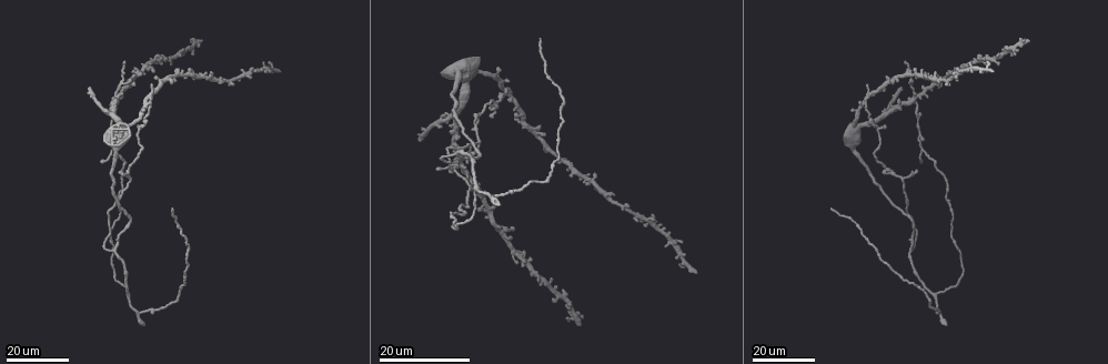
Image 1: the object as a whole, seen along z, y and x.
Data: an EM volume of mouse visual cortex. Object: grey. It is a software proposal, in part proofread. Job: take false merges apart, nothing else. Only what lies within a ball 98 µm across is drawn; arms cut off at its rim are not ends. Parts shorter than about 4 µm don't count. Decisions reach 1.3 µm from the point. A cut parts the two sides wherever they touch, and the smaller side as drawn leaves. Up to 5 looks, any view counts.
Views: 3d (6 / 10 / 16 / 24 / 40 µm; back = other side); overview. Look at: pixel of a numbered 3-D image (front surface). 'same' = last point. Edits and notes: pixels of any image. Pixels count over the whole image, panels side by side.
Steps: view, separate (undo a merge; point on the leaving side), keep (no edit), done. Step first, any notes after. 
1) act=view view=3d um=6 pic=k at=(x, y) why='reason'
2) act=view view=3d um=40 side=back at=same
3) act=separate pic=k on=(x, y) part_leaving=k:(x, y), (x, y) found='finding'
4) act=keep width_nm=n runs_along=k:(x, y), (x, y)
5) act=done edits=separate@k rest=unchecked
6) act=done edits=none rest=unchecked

act=view view=3d um=24 pic=1 at=(454, 158) why='side arm on a straight run'

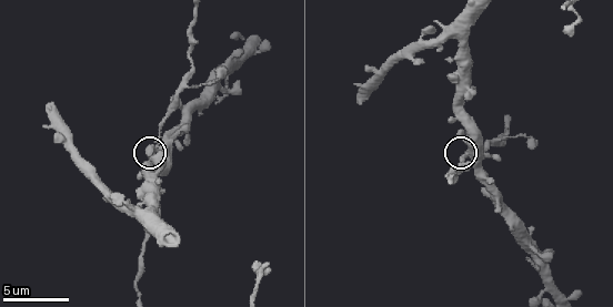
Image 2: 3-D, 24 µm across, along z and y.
act=view view=3d um=6 pic=2 at=(466, 157) why='closer look'

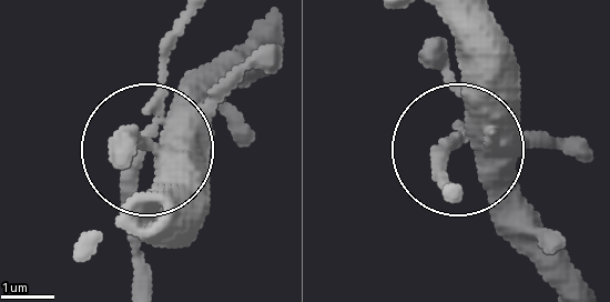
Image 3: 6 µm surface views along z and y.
act=keep found='continuous, no second neuron'

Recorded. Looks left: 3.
act=view view=3d um=24 pic=1 at=(922, 151) why='branch point'

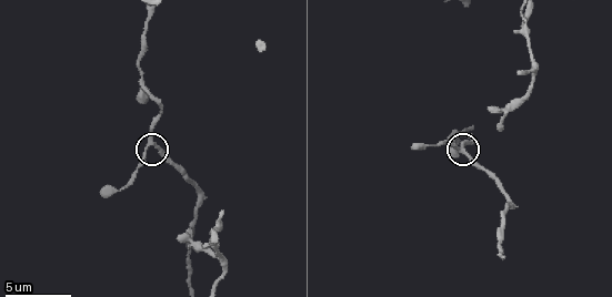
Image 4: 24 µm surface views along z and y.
act=view view=3d um=10 pic=4 at=(461, 148)

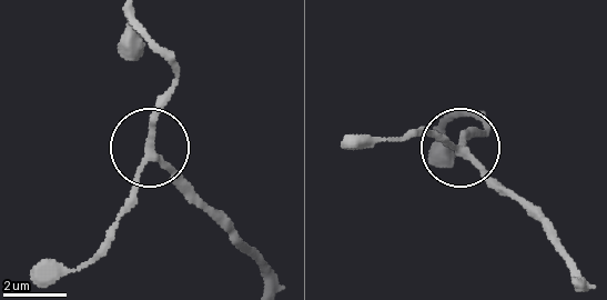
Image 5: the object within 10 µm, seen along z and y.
act=keep width_nm=200 runs_along=5:(442, 129), (461, 113), (482, 127), (458, 144), (430, 132) found='continuous, no second neuron'

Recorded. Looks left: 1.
act=view view=3d um=6 pic=4 at=(222, 262) why='three arms meet'

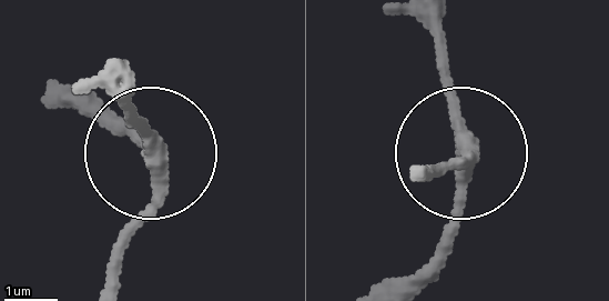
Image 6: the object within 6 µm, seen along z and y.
act=keep arms=3 found='one neuron here'

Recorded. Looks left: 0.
act=done edits=none rest=unchecked

